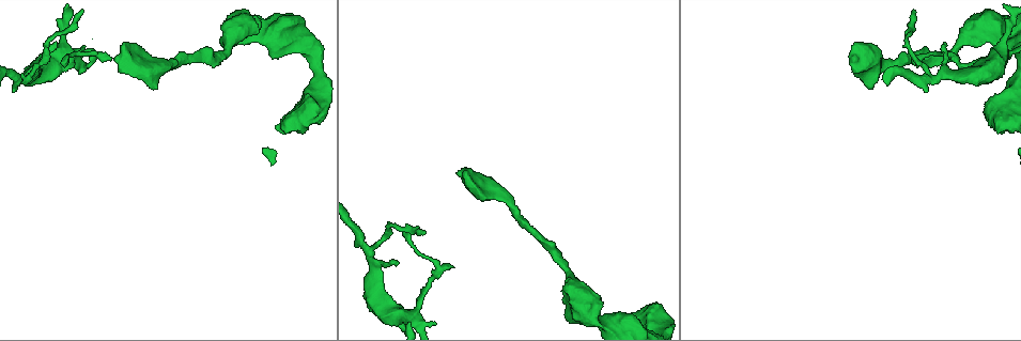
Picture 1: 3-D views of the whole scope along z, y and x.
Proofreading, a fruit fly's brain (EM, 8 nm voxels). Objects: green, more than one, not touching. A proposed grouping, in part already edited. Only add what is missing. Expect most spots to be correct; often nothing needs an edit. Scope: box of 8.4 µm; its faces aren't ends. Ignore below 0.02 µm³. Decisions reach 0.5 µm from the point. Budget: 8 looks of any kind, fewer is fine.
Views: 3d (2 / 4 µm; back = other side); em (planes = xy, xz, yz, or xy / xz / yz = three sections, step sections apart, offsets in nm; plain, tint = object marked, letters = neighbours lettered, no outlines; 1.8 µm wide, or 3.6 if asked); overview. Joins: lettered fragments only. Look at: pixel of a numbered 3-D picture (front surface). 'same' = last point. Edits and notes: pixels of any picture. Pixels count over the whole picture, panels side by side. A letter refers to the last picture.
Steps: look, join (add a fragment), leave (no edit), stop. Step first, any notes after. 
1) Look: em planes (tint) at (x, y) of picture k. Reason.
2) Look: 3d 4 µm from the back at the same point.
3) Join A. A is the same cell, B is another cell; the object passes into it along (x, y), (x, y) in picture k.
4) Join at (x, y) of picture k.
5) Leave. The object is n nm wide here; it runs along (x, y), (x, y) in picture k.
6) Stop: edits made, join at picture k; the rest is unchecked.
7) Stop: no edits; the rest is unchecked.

Look: em planes (letters) at (26, 79) of picture 1. Arms part here.

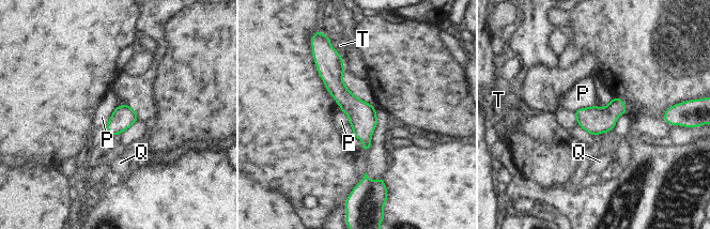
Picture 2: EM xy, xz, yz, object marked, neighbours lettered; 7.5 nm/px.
Leave. The object is 180 nm wide here; P, Q and T are other cells; a border runs along (596, 104), (573, 110) in picture 2; none of them fits.

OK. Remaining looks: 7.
Look: em xz step 4 (letters) at (452, 267) of picture 1. An open end.

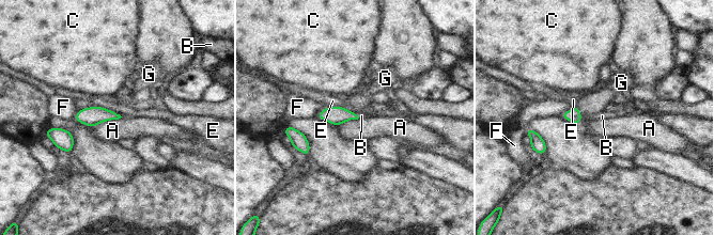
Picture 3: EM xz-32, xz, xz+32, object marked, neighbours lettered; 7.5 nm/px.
Join B. The object is 100 nm wide here; B is the same cell, A, C, E, F and G are other cells; the object passes into it along (336, 115), (357, 115), (361, 115) in picture 3; it goes on there.

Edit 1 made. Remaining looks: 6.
Look: em 3.6 µm xy step 8 (plain) at (566, 315) of picture 1. An open end.

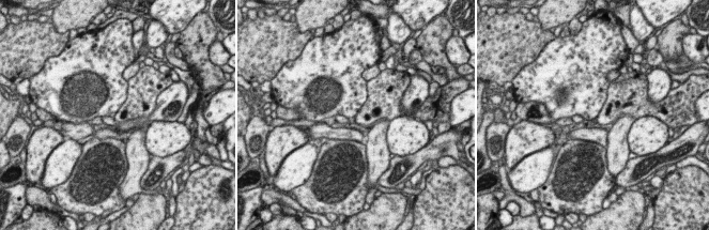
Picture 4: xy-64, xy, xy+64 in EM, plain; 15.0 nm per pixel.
Look: em 3.6 µm xy step 8 (letters) at the same point. See the neighbours.

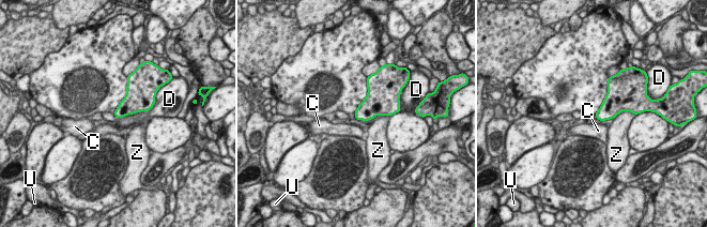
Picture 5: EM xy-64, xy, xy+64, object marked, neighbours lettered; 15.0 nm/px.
Leave. The object is 220 nm wide here; the longest contact is with D, 600 nm; C, D, U and Z are other cells; none of them fits.

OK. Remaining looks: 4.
Look: em 3.6 µm xy step 16 (tint) at (984, 114) of picture 1. Free end.

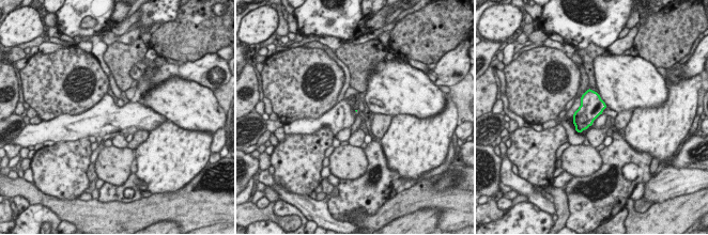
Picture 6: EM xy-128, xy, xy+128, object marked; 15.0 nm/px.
Look: em 3.6 µm planes (letters) at the same point. Another direction.

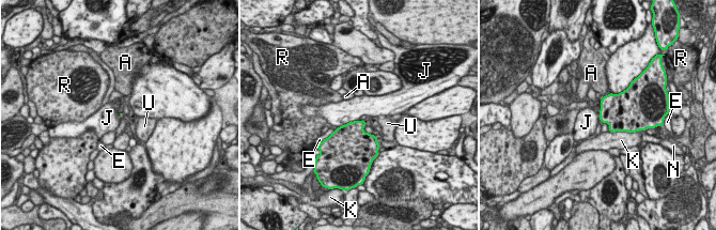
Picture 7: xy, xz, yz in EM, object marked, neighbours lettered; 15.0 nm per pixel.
Leave. A, E, J, K, N, R and U are other cells; a border runs along (359, 119), (337, 127) in picture 7; no lettered fragment goes on from it.

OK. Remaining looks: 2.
Stop: edits made, join at picture 3; the rest is unchecked.

